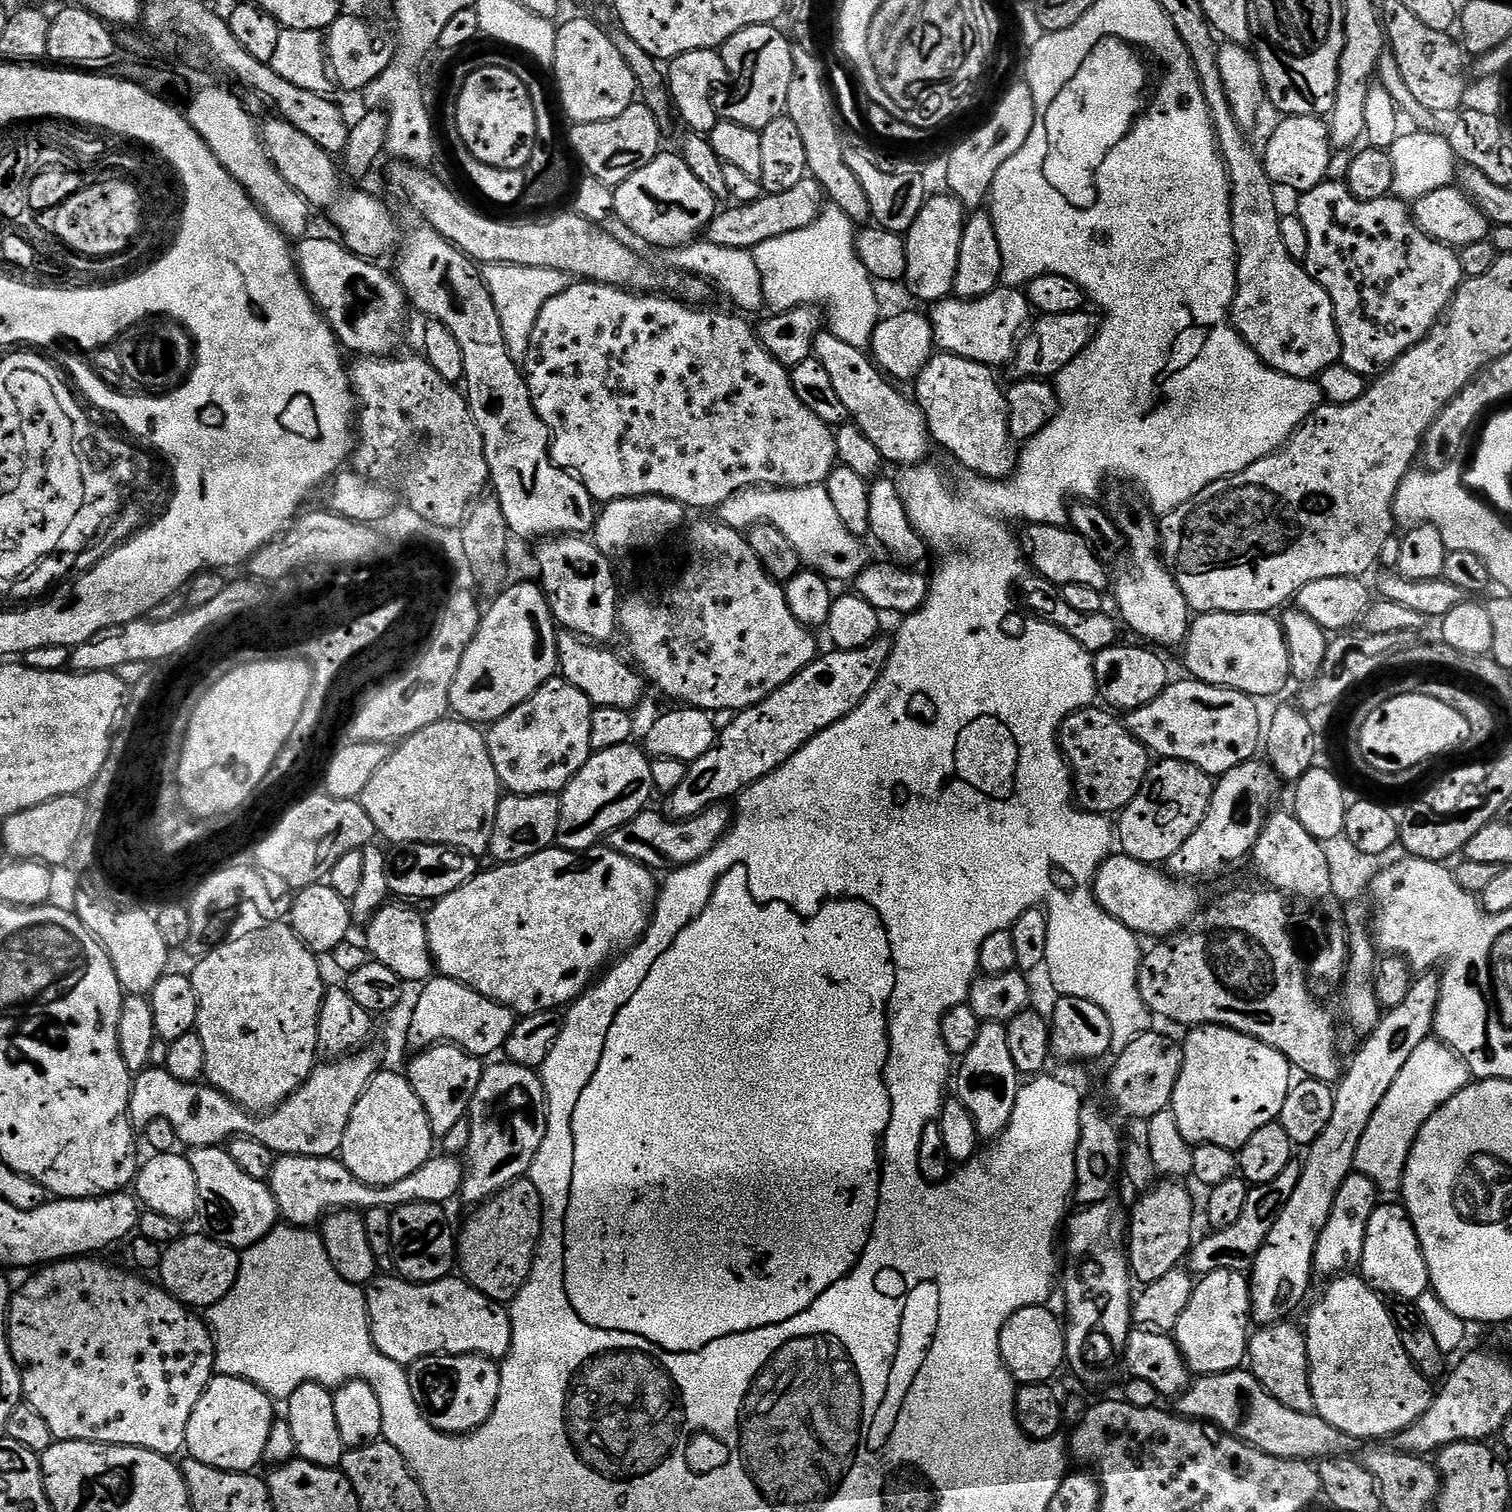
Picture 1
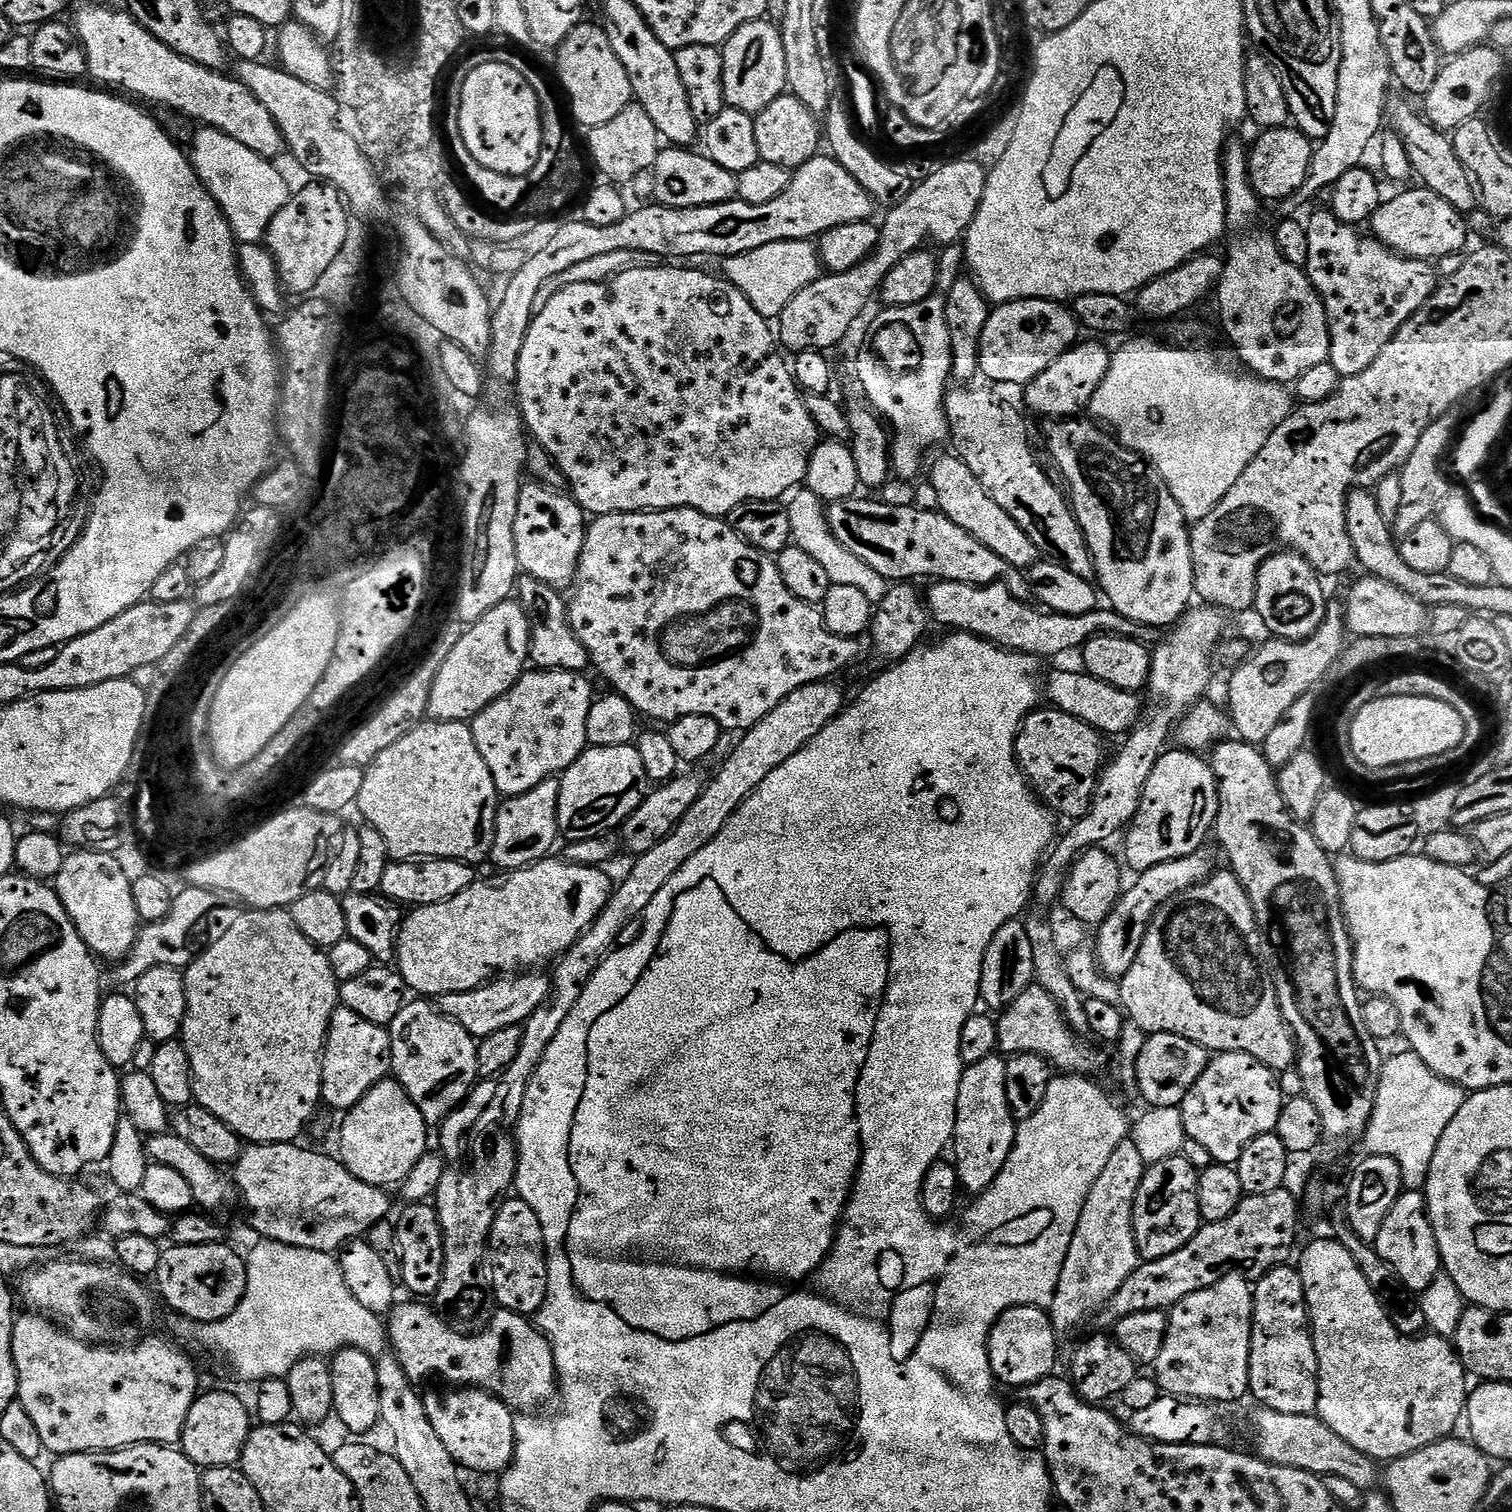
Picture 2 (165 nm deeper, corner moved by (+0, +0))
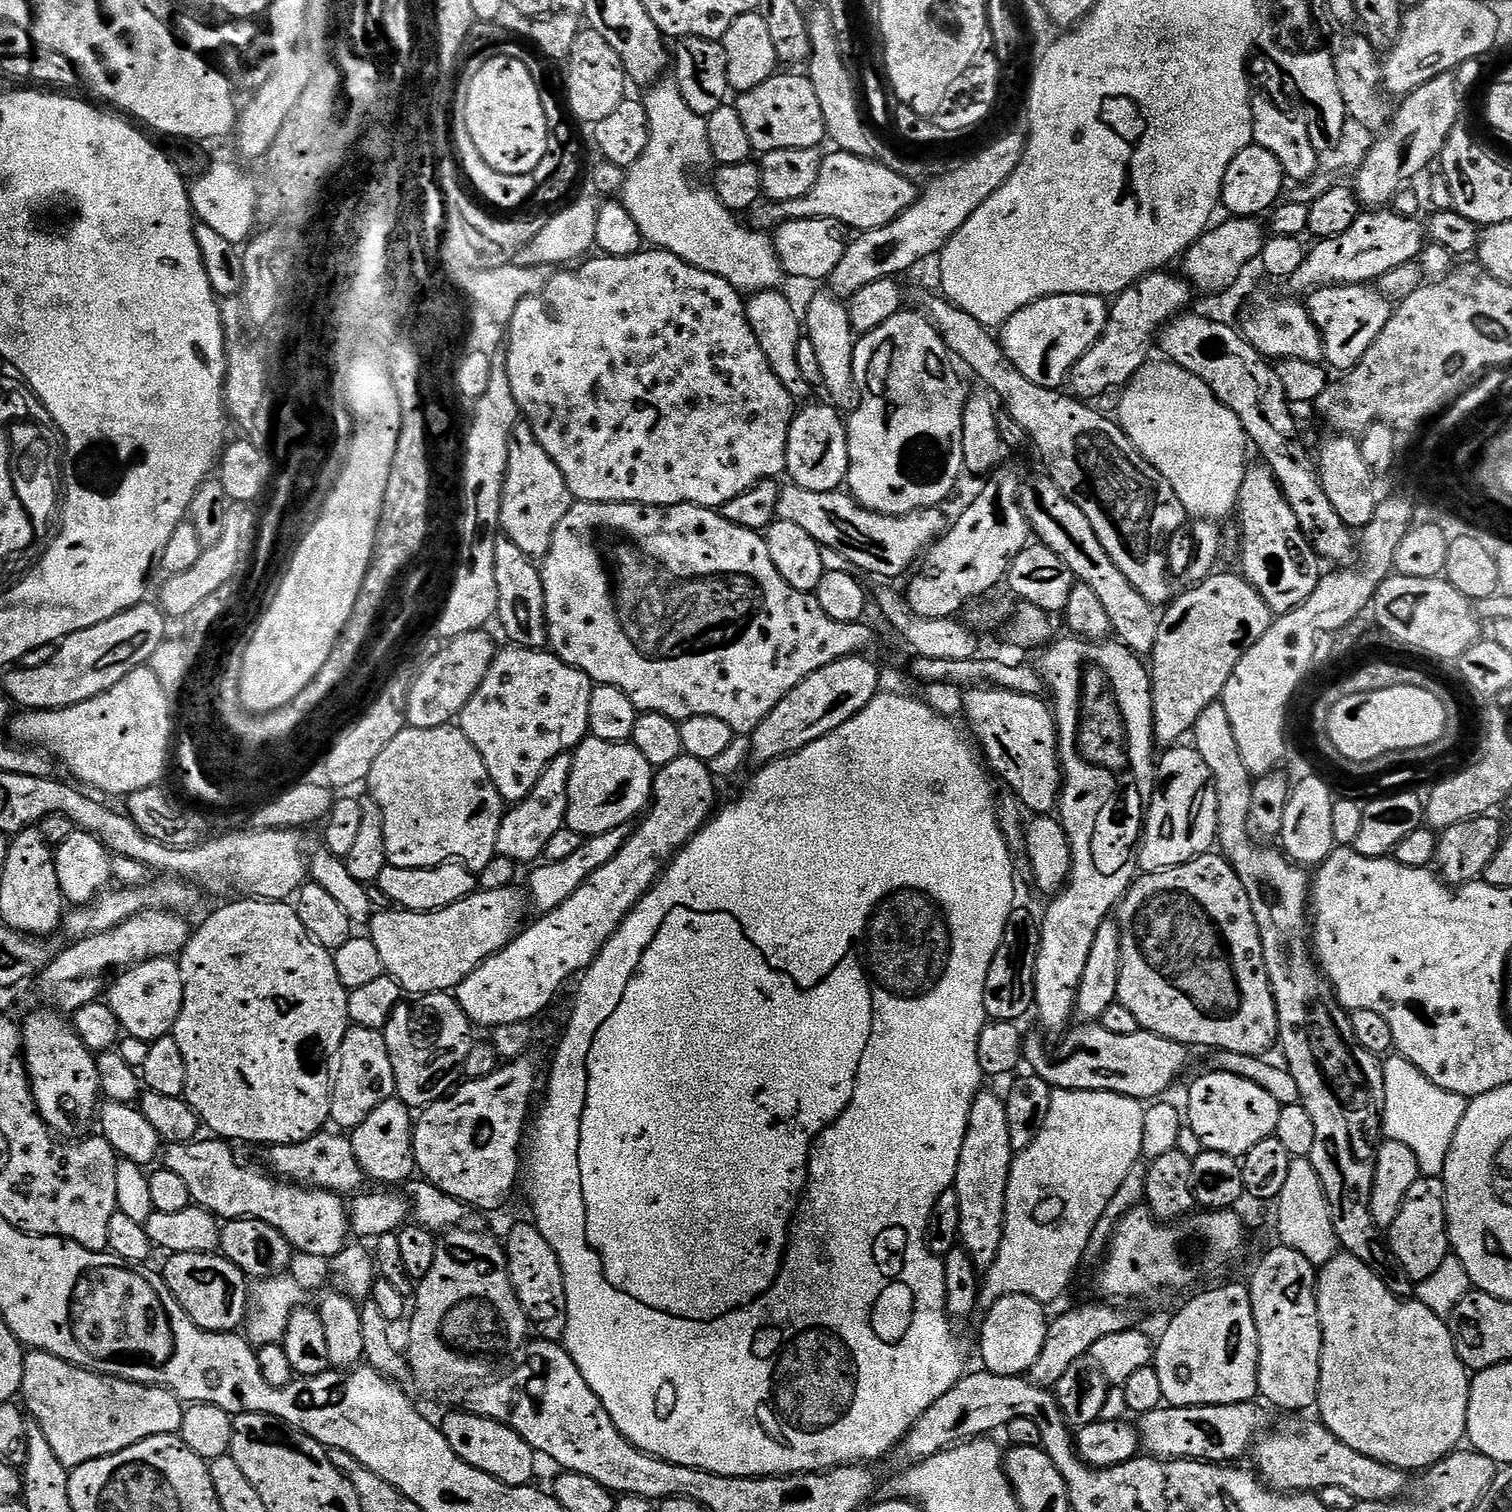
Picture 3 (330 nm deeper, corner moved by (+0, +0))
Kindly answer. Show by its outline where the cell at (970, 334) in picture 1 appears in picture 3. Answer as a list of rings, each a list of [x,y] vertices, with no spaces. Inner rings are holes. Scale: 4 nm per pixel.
[[[1058,294],[1041,296],[1018,309],[999,329],[998,339],[1006,358],[1038,386],[1059,389],[1072,368],[1098,342],[1106,330],[1109,301],[1100,294]]]

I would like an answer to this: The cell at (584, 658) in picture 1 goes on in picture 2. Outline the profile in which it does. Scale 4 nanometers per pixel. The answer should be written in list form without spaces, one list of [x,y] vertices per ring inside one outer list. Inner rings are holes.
[[[521,575],[518,580],[518,603],[524,607],[528,621],[532,623],[529,661],[540,670],[559,670],[561,672],[583,673],[590,661],[586,646],[574,634],[568,624],[568,605],[565,597],[549,584],[543,584],[538,578]]]

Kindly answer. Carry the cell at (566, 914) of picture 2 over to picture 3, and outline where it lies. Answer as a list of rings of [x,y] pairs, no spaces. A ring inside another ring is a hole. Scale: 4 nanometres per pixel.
[[[488,888],[485,892],[477,890],[465,900],[433,912],[377,911],[370,921],[370,939],[374,946],[378,946],[378,955],[382,957],[385,973],[393,976],[401,989],[413,997],[425,996],[431,992],[451,993],[483,960],[502,951],[510,941],[516,939],[525,923],[526,896],[523,891],[520,892],[512,888]]]

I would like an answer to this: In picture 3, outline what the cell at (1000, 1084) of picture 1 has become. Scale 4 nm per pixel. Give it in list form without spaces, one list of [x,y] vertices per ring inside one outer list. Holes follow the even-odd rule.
[[[981,1090],[970,1106],[968,1129],[962,1142],[962,1154],[958,1158],[958,1170],[954,1190],[958,1194],[960,1211],[960,1242],[977,1269],[987,1270],[998,1258],[998,1250],[1004,1237],[1004,1215],[1006,1214],[1006,1190],[1012,1169],[1014,1153],[1010,1146],[1010,1126],[1006,1126],[1006,1106],[1001,1097],[996,1097],[988,1090]]]

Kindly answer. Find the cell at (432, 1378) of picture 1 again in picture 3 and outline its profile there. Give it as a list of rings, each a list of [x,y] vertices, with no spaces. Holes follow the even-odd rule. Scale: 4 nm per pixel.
[[[472,1410],[467,1411],[452,1412],[445,1418],[444,1424],[442,1423],[446,1442],[450,1442],[450,1450],[454,1450],[454,1454],[458,1454],[458,1458],[462,1458],[462,1462],[490,1474],[498,1482],[509,1484],[511,1488],[523,1488],[531,1485],[533,1483],[532,1475],[536,1472],[536,1460],[538,1461],[537,1453],[533,1452],[532,1447],[508,1424],[491,1420],[485,1416],[477,1416]]]

